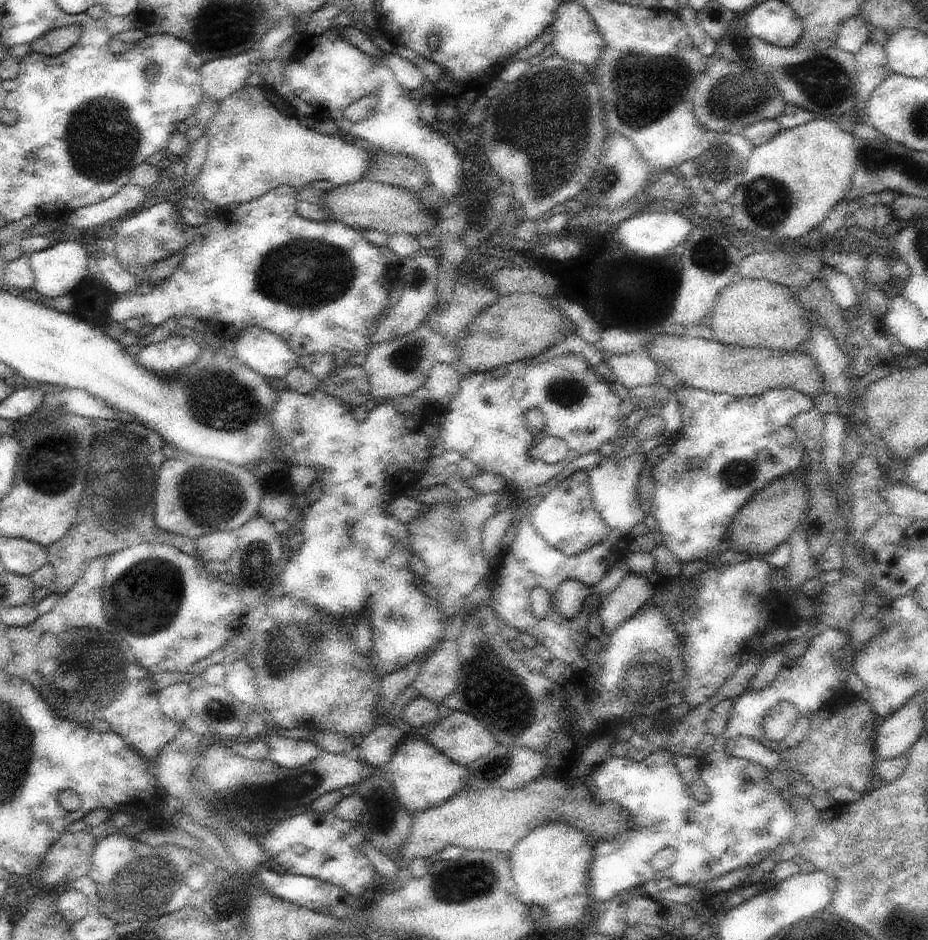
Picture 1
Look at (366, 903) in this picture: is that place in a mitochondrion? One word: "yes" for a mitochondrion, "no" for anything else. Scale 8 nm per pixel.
no

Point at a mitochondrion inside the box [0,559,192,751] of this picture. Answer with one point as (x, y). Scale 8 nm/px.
(78, 659)

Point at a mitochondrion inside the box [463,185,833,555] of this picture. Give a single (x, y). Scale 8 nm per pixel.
(568, 393)

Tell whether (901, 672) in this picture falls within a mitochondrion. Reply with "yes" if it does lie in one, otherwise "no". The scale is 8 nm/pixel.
yes

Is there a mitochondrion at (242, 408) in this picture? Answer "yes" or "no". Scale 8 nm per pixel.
yes

